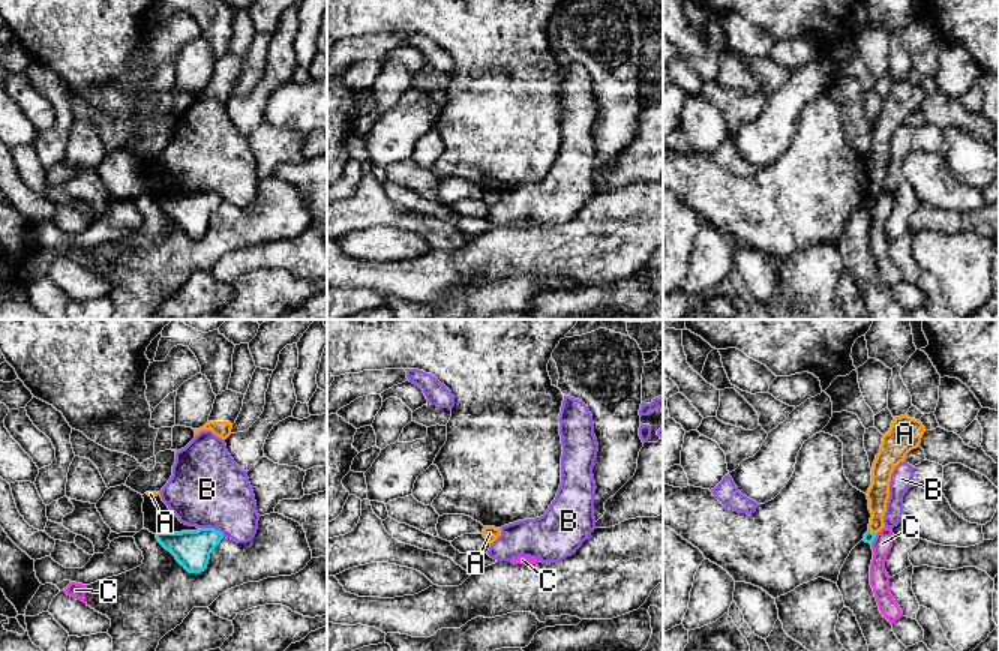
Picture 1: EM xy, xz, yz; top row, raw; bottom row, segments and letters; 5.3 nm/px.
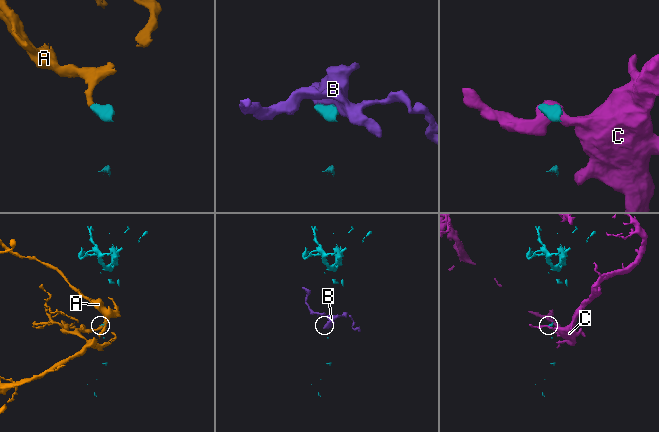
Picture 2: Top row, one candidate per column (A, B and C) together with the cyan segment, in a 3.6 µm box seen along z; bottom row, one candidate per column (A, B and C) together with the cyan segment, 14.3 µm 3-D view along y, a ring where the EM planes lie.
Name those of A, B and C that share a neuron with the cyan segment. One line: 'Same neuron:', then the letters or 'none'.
Same neuron: none

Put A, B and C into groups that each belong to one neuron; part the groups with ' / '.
A / B / C

